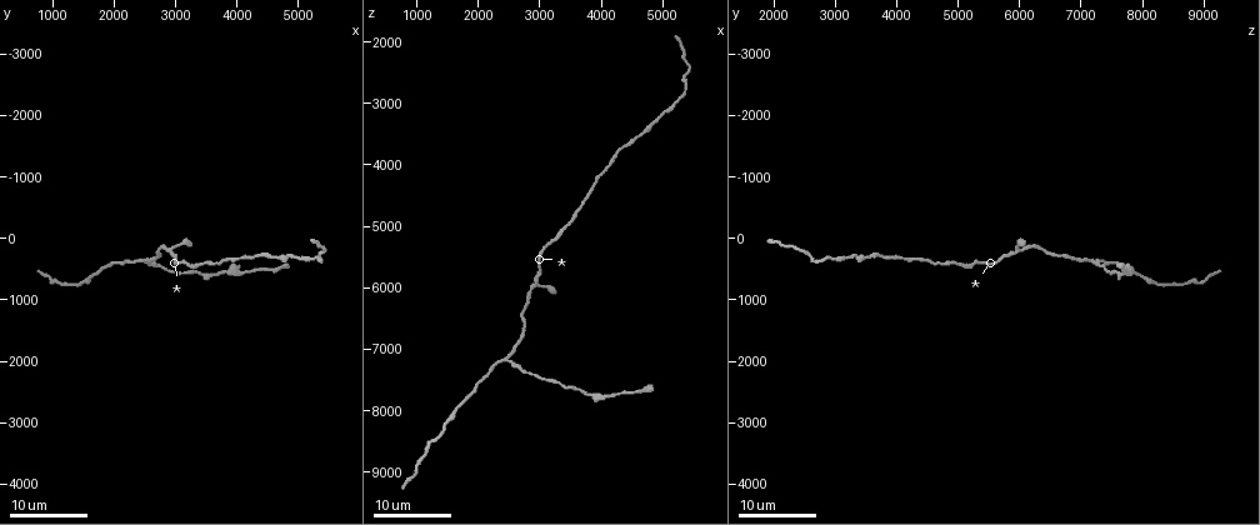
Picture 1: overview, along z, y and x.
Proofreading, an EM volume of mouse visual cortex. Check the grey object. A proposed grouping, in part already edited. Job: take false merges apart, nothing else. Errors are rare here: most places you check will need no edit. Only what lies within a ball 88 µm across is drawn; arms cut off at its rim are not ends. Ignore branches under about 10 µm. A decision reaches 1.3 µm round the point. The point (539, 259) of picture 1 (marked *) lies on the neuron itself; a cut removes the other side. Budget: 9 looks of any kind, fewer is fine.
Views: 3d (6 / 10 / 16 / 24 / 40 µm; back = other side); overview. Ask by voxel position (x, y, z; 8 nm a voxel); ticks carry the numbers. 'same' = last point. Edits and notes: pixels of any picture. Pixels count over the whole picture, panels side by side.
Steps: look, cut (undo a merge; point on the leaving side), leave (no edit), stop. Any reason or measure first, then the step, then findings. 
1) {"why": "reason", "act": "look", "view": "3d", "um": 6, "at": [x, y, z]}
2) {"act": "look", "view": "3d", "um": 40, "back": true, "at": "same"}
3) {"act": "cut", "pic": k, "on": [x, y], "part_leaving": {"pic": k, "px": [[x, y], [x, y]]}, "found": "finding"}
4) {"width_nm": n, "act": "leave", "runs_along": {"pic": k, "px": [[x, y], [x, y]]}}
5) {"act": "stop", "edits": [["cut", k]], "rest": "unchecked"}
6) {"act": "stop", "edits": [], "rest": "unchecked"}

{"why": "sudden change in width", "act": "look", "view": "3d", "um": 16, "at": [4150, 250, 3850]}

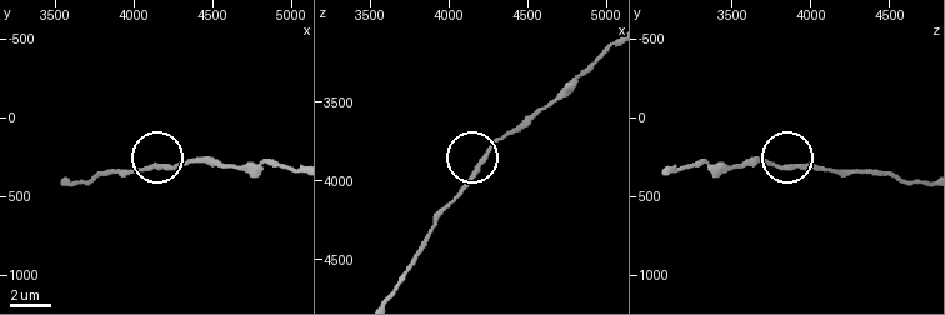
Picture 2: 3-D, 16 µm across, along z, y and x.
{"act": "look", "view": "3d", "um": 10, "at": [4200, 320, 3900]}

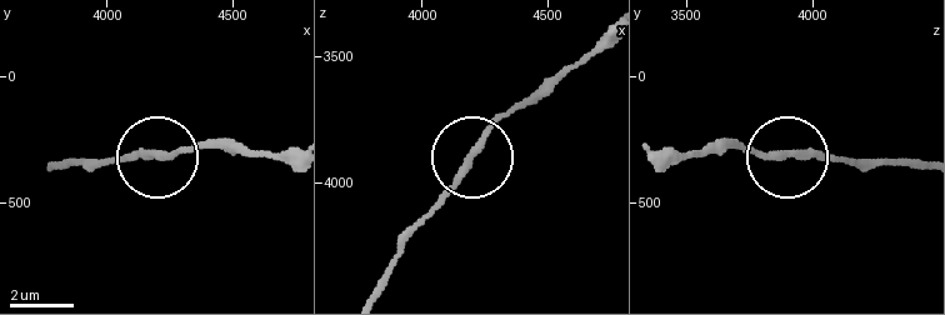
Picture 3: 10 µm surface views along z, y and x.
{"width_nm": 210, "act": "leave", "runs_along": {"pic": 3, "px": [[371, 294], [409, 230], [544, 79]]}, "found": "all the same neuron"}

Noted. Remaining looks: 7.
{"why": "three arms meet", "act": "look", "view": "3d", "um": 16, "at": [2500, 400, 7200]}

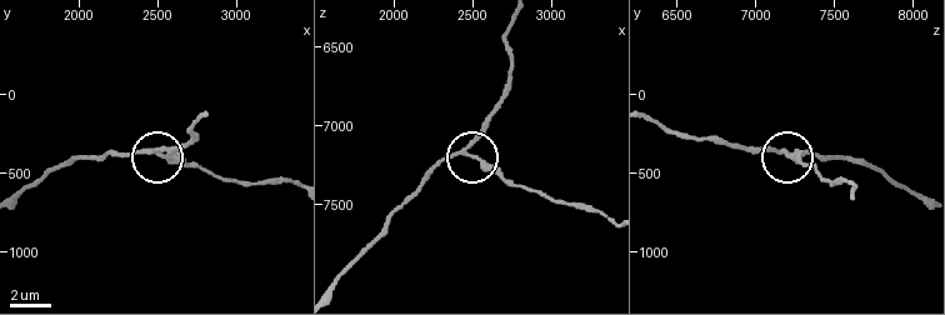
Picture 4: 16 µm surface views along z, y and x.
{"act": "look", "view": "3d", "um": 6, "at": [2480, 360, 7160]}

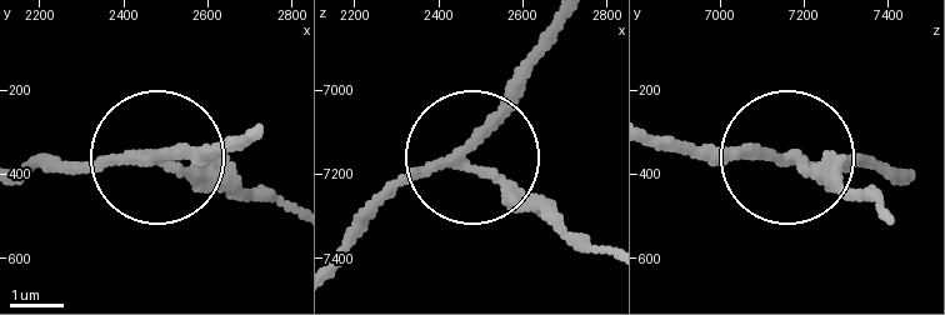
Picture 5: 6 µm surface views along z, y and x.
{"act": "look", "view": "3d", "um": 6, "back": true, "at": [2460, 365, 7180]}

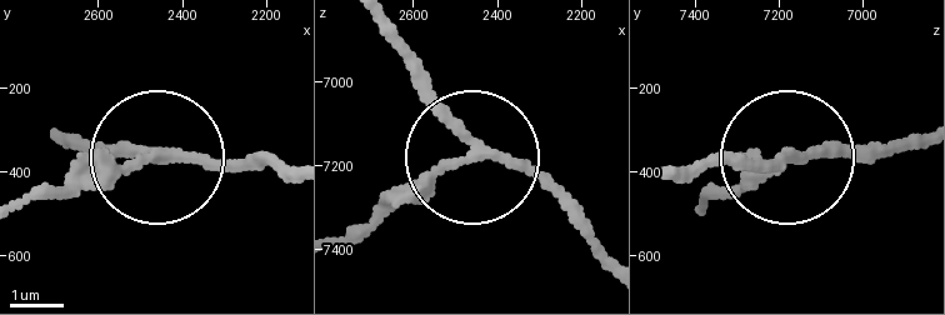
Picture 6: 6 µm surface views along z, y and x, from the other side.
{"arms": 3, "act": "leave", "runs_along": {"pic": 6, "px": [[60, 136], [154, 154], [46, 185]]}, "found": "continuous, no second neuron"}

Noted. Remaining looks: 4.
{"why": "calibre changes", "act": "look", "view": "3d", "um": 16, "at": [3800, 550, 7700]}

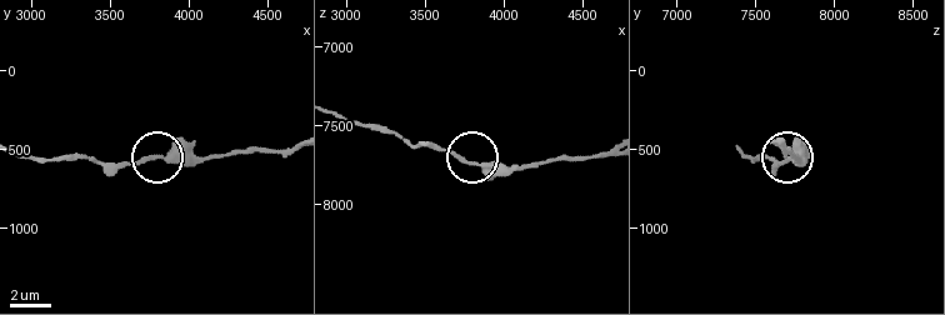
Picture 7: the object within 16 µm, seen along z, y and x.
{"act": "look", "view": "3d", "um": 10, "at": [3780, 560, 7740]}

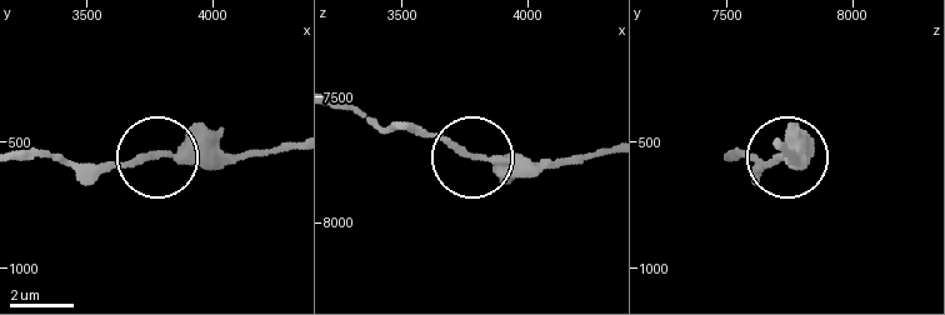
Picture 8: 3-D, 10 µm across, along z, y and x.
{"width_nm": 250, "act": "leave", "runs_along": {"pic": 8, "px": [[23, 158], [135, 165], [160, 158], [238, 158]]}, "found": "all the same neuron"}

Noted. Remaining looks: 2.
{"why": "a narrow waist", "act": "look", "view": "3d", "um": 24, "at": [4650, 300, 3500]}

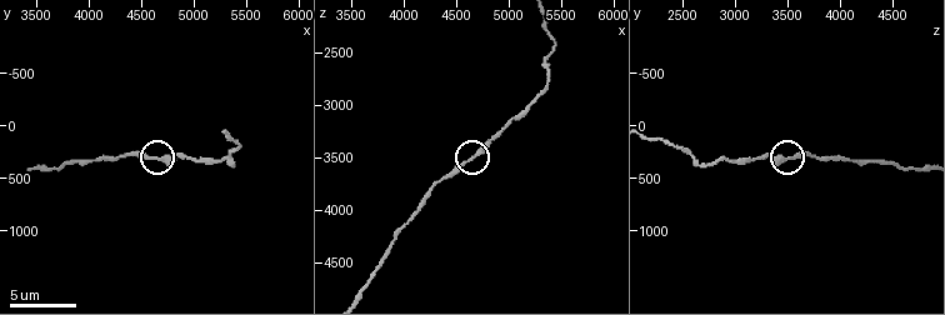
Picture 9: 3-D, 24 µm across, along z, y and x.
{"act": "look", "view": "3d", "um": 6, "at": [4640, 280, 3540]}

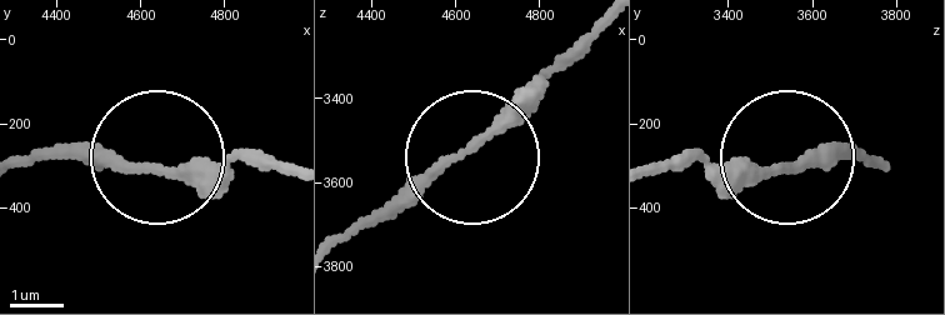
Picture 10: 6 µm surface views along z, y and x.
{"act": "leave", "runs_along": {"pic": 10, "px": [[884, 171], [853, 154], [776, 168], [674, 154]]}, "found": "one neuron here"}

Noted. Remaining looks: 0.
{"act": "stop", "edits": [], "rest": "unchecked"}

